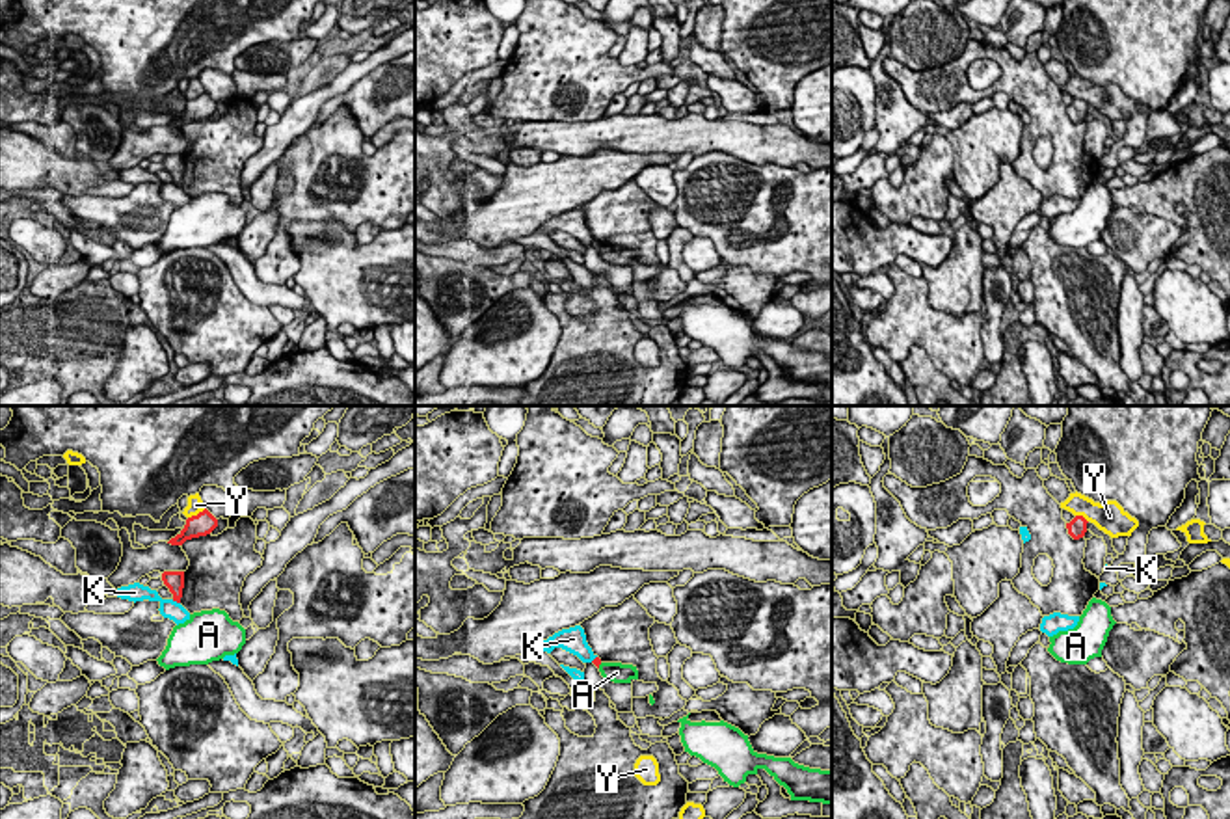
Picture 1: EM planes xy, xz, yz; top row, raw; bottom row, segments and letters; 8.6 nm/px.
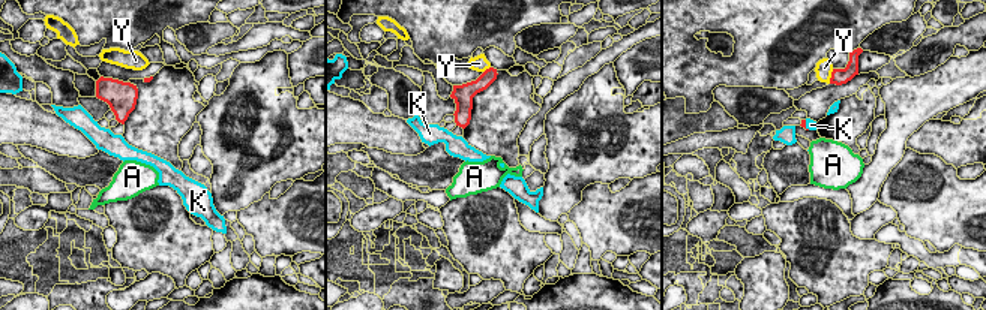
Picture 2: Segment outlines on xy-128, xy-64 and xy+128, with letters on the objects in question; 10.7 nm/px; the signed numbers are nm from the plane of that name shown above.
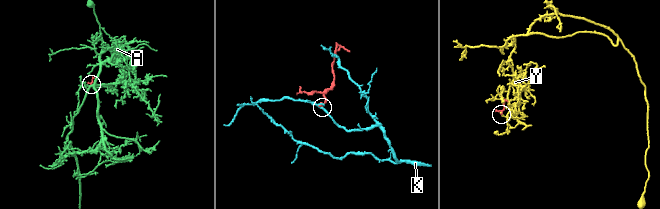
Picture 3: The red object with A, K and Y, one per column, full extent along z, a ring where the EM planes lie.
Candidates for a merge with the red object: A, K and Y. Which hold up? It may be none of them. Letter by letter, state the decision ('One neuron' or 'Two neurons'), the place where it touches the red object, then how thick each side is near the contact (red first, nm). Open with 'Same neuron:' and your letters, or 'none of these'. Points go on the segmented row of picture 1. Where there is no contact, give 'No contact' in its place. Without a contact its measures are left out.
Same neuron: none of these
A: Two neurons. Touches red at xz (600, 663). Thickness 70 nm (red) against 170 nm
K: Two neurons. Touches red at xy (175, 600). Thickness 160 nm (red) against 160 nm
Y: Two neurons. Touches red at xy (198, 514). Thickness 200 nm (red) against 130 nm

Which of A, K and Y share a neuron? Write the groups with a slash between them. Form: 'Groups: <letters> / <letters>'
Groups: A / K / Y

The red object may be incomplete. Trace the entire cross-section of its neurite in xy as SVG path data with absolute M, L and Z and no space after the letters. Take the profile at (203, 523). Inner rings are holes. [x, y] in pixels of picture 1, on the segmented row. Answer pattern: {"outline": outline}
{"outline": "M205 508L197 516L186 519L184 529L167 544L182 545L186 540L210 534L218 527L218 519Z"}

